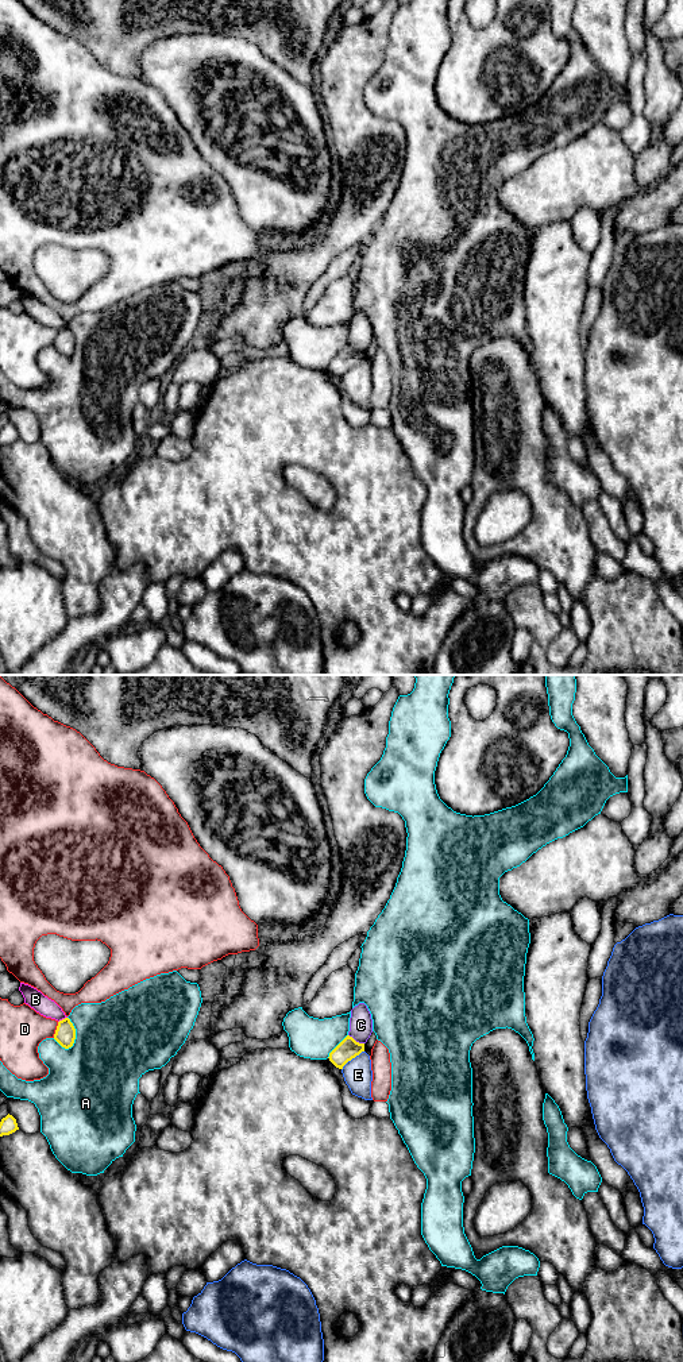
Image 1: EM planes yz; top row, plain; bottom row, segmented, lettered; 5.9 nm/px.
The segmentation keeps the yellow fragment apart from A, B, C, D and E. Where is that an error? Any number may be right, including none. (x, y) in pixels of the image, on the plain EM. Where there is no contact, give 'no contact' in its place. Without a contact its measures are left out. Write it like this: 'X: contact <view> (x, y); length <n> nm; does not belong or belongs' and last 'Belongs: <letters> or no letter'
A: contact yz (74, 343); length 200 nm; does not belong
B: contact yz (62, 328); length 70 nm; does not belong
C: contact yz (355, 350); length 110 nm; does not belong
D: contact yz (56, 339); length 100 nm; does not belong
E: contact yz (351, 367); length 180 nm; does not belong
Belongs: no letter

